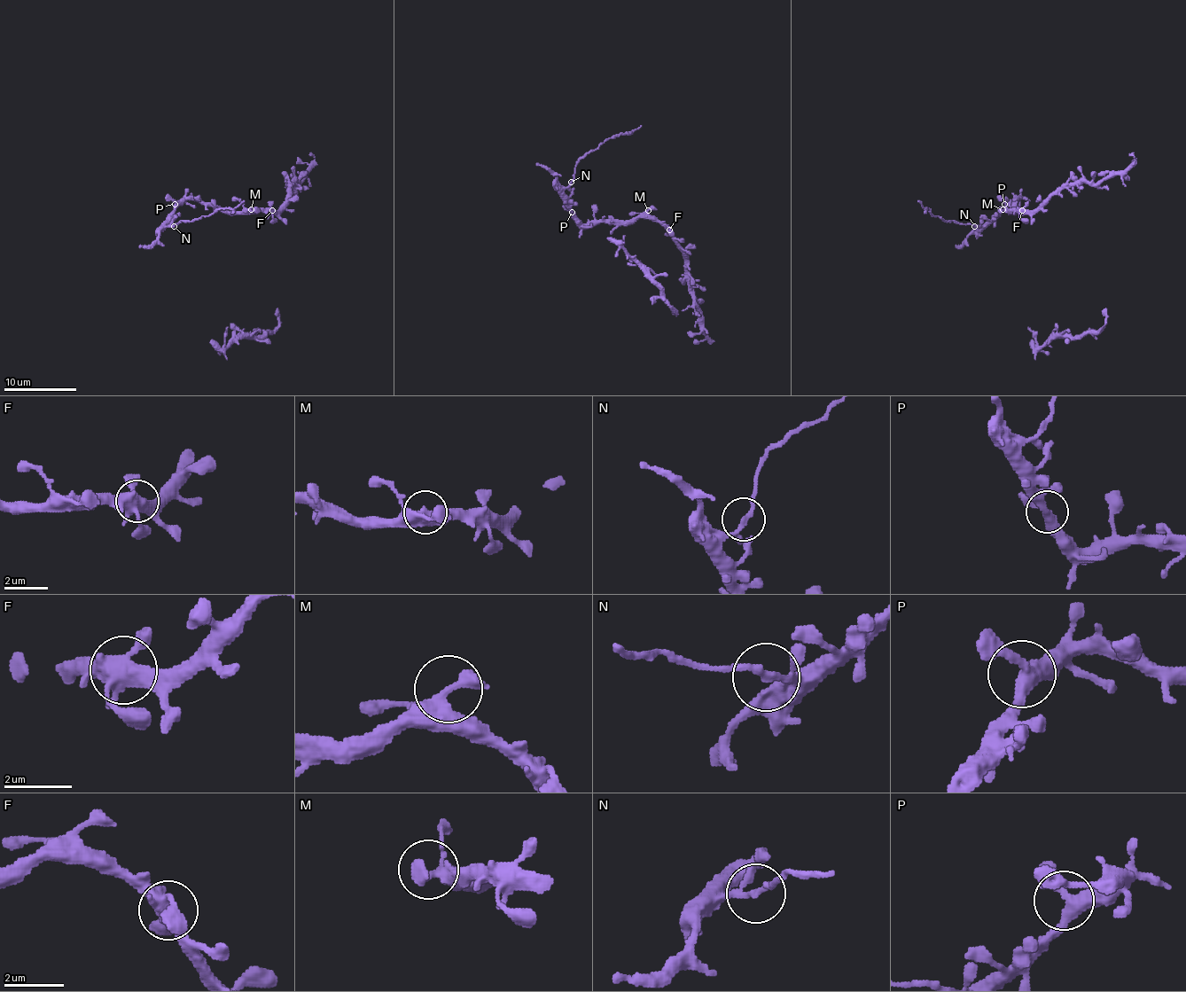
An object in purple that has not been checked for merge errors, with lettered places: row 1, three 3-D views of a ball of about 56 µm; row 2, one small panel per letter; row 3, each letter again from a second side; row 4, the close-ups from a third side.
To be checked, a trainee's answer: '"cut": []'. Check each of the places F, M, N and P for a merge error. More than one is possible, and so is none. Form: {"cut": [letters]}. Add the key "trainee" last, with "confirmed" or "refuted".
{"cut": ["N"], "trainee": "refuted"}

